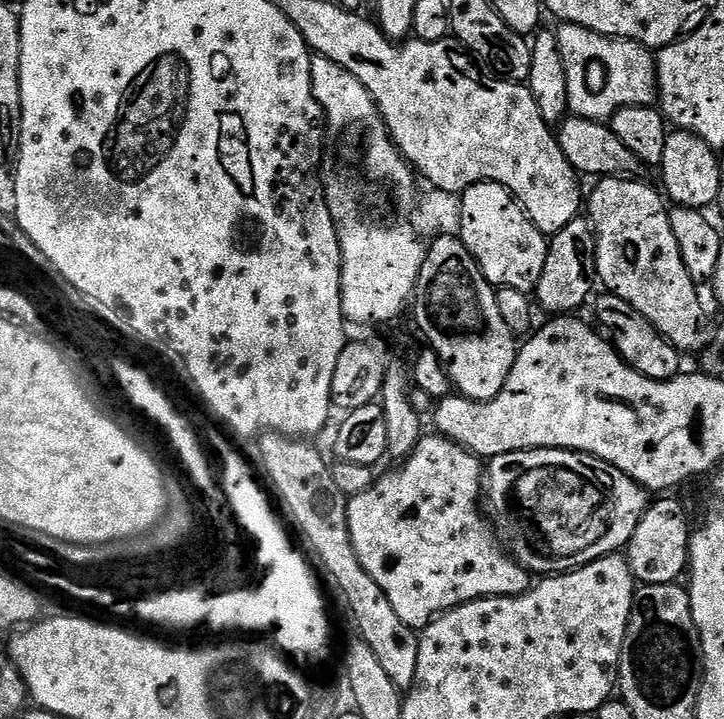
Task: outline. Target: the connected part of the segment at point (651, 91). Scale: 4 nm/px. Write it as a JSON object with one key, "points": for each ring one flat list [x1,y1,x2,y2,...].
{"points":[[564,22,559,27,555,29,555,34,562,62,566,66,568,111,571,115,608,122,613,114,626,106,652,106,657,103,656,57,644,45,633,40,619,40,617,36,603,36,577,24]]}

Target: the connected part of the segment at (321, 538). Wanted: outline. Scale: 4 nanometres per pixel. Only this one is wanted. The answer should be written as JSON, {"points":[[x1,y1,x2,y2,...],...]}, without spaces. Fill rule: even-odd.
{"points":[[265,432,259,437,258,443,260,443,260,460,264,463,264,472,272,479,272,484,280,495,279,507,282,512,284,507,283,515,285,517,288,515,292,519,291,527,293,529,296,527,304,535,305,542,312,547,312,552,320,559,321,566,336,579,345,602,352,607,352,612,356,615,356,622,360,626,359,635,370,646,370,650,374,650,378,662,382,662,382,670,390,674,390,682,394,682,401,690,411,688,416,681,419,635,413,629,406,627,402,618,398,618,398,614,394,614,394,606,390,606,382,586,378,586,378,582,374,582,374,578,366,574,362,562,358,562,358,554,354,550,348,529,348,500,344,493,338,490,338,486,334,486,330,464,324,461,323,454,312,445,315,443,304,438,289,438,280,432]]}

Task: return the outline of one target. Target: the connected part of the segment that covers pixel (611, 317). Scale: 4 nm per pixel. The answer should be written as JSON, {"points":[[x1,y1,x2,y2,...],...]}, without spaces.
{"points":[[611,294,603,295,595,297,595,300,597,299,597,321,595,320,595,323,601,329,609,328,612,331,610,343,620,353,624,362,634,370,638,370,638,374,642,374,646,378,672,380,681,375,680,360,682,360,682,353,645,316,638,314,638,310,634,310,634,306,630,306,630,302]]}

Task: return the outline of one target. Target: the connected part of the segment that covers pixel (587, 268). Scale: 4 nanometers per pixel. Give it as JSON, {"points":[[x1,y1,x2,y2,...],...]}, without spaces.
{"points":[[577,218,574,222,570,222,570,226,566,226,562,231,551,237,546,254,546,266,542,266,542,278,538,278,538,286,534,293,535,303,539,307,541,304,546,311,552,312,548,314,575,313,580,310,576,308,582,307,587,302,588,295,590,295,590,300,593,295,592,280,594,284,596,279,596,234,593,225,587,219]]}

